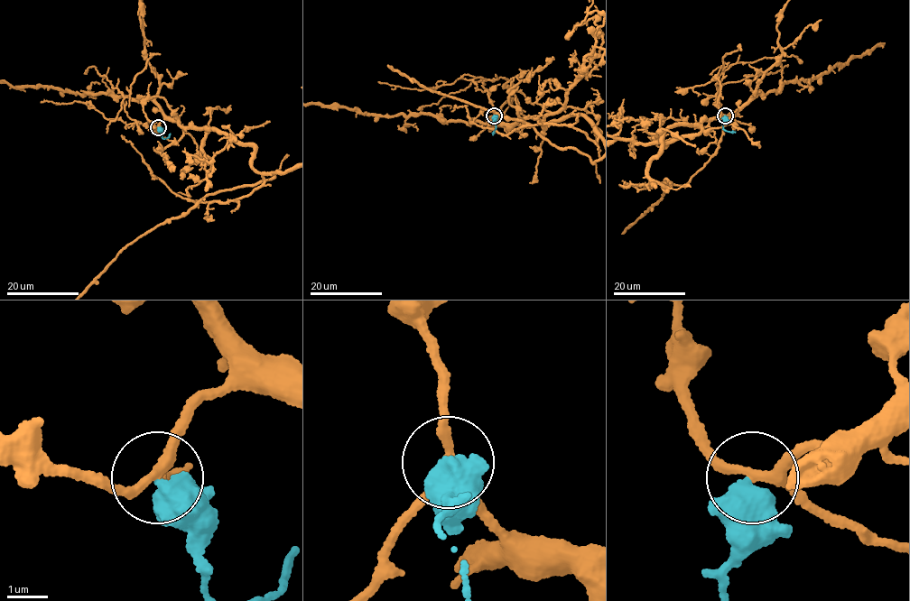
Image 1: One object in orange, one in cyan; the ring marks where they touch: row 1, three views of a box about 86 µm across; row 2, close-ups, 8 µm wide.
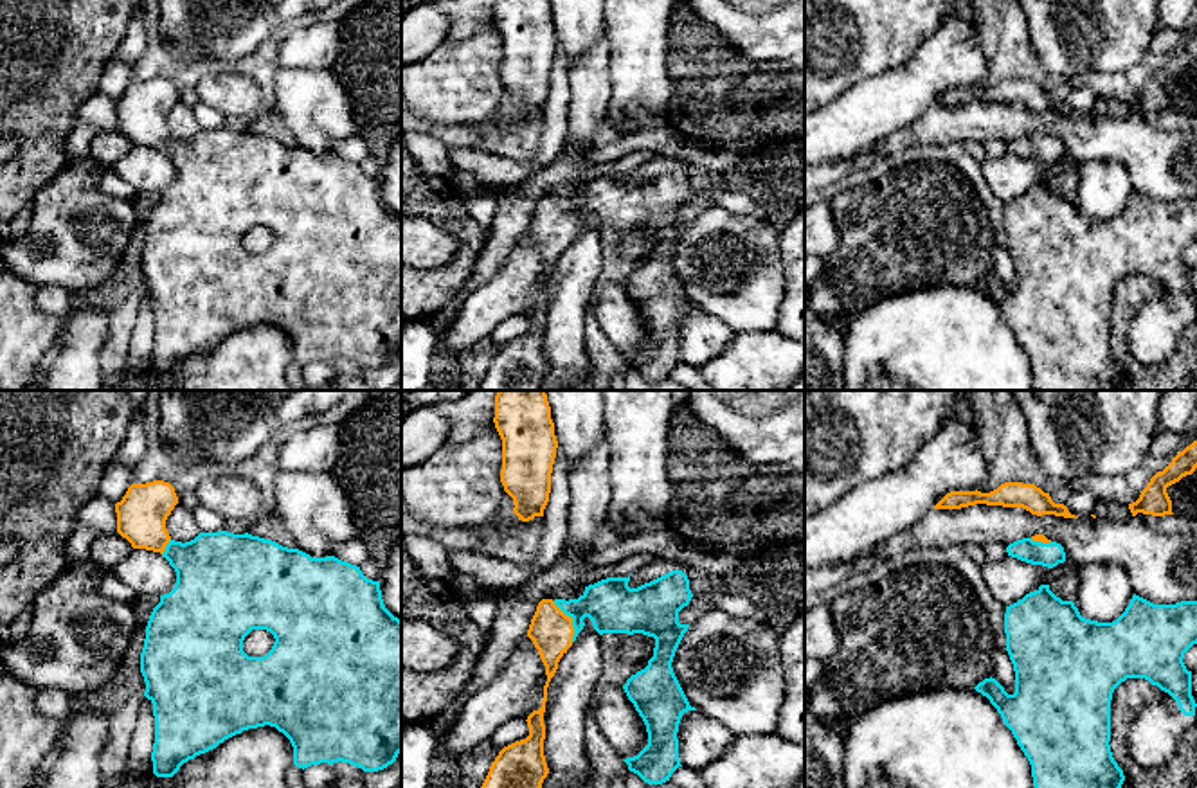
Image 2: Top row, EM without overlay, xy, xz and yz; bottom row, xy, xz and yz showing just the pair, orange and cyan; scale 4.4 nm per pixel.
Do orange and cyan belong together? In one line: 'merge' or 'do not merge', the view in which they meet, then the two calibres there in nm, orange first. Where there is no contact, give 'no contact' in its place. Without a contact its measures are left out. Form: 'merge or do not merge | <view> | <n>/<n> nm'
merge | xz | 190/240 nm

